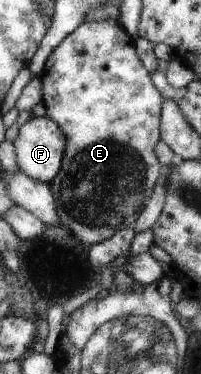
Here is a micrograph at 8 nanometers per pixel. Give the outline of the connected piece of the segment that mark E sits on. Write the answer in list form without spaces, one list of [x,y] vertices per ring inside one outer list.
[[[104,19],[101,21],[82,21],[64,40],[52,50],[46,59],[41,78],[41,104],[45,108],[46,116],[58,123],[65,135],[65,152],[61,158],[61,168],[48,186],[52,192],[58,216],[59,224],[68,229],[74,238],[78,238],[85,246],[99,243],[102,239],[111,237],[118,229],[132,227],[138,218],[139,212],[144,208],[148,197],[152,194],[153,186],[160,174],[161,167],[154,156],[154,144],[158,142],[158,124],[161,124],[161,94],[157,87],[148,78],[148,71],[142,66],[141,59],[134,54],[134,48],[130,44],[130,37],[118,21]]]

